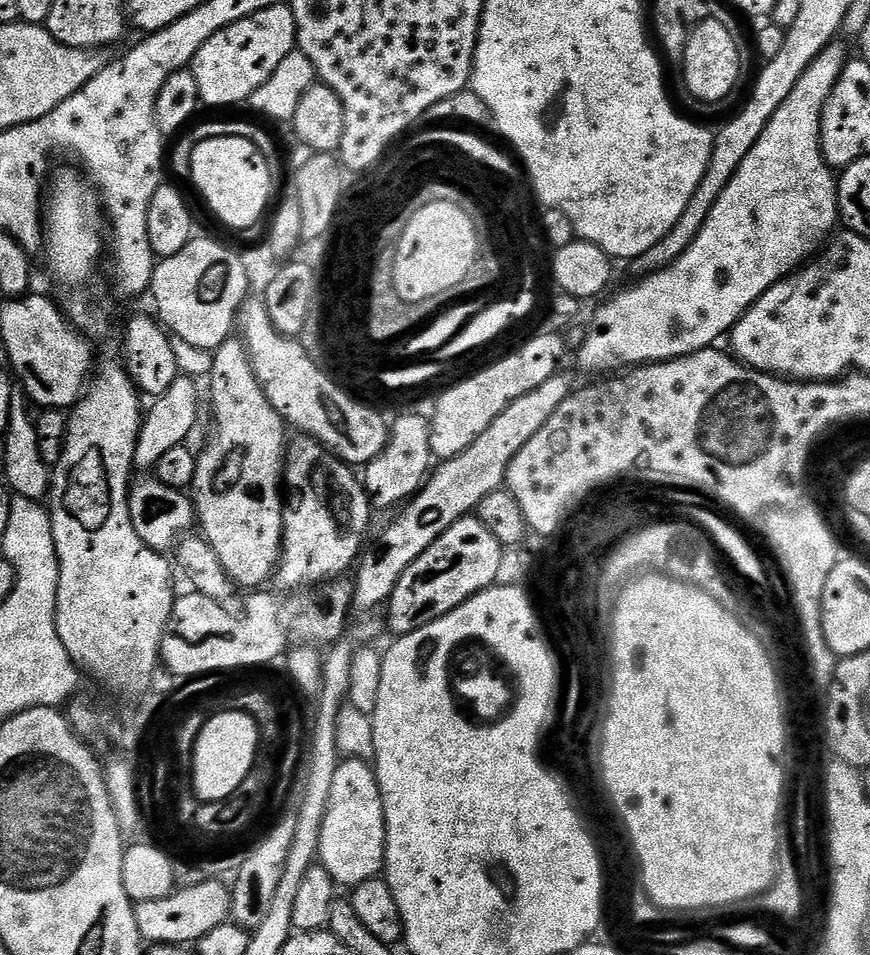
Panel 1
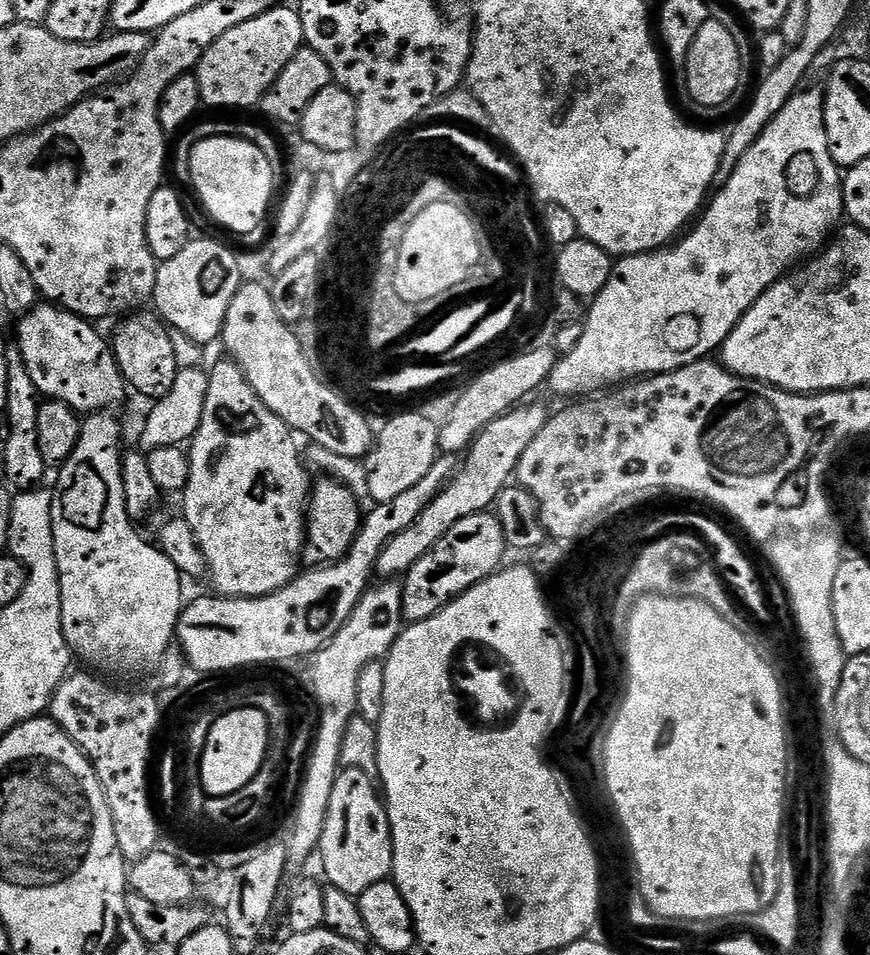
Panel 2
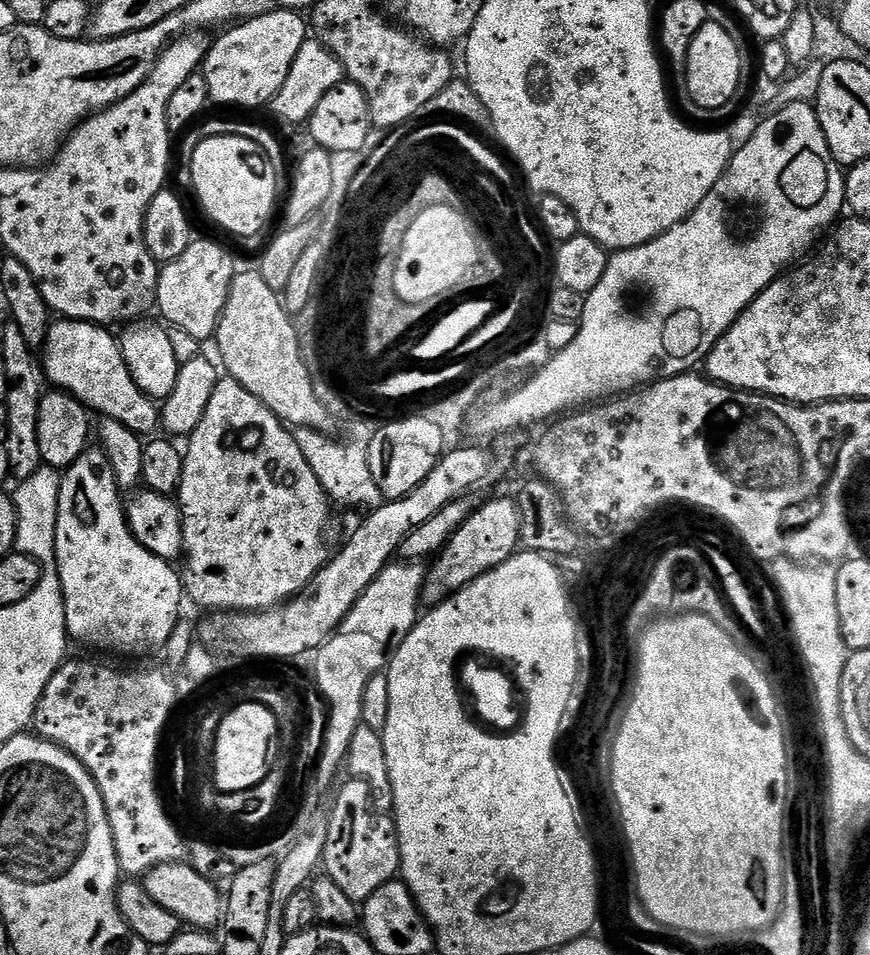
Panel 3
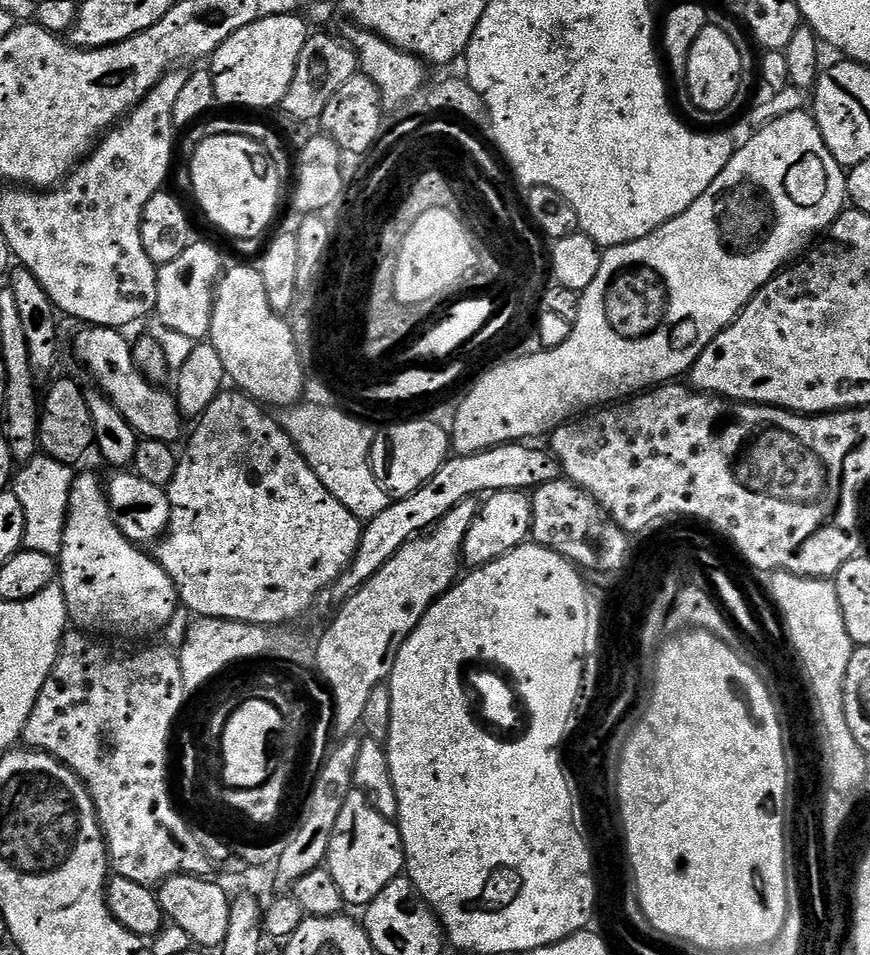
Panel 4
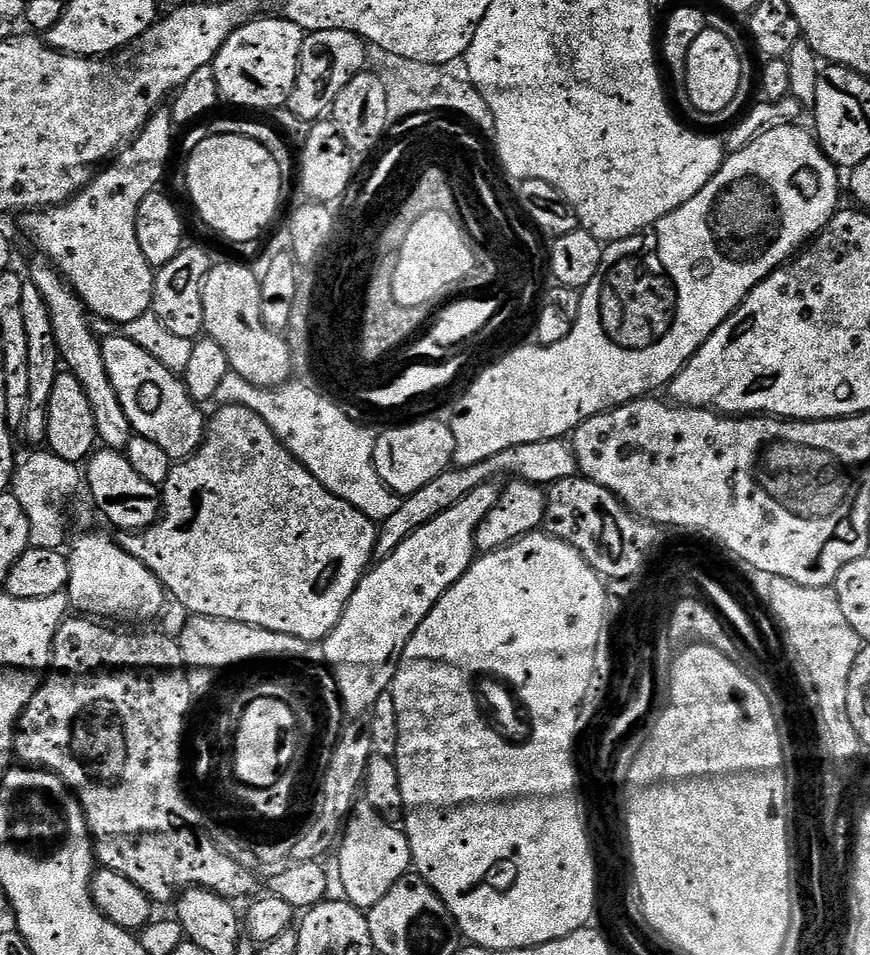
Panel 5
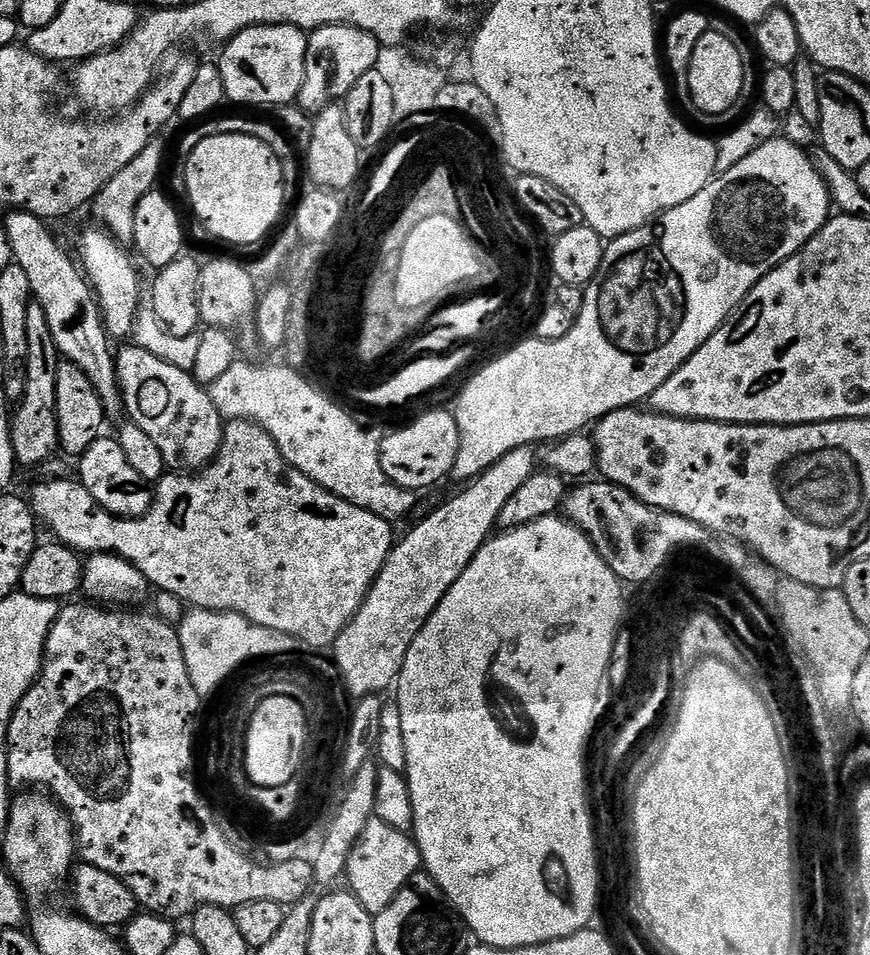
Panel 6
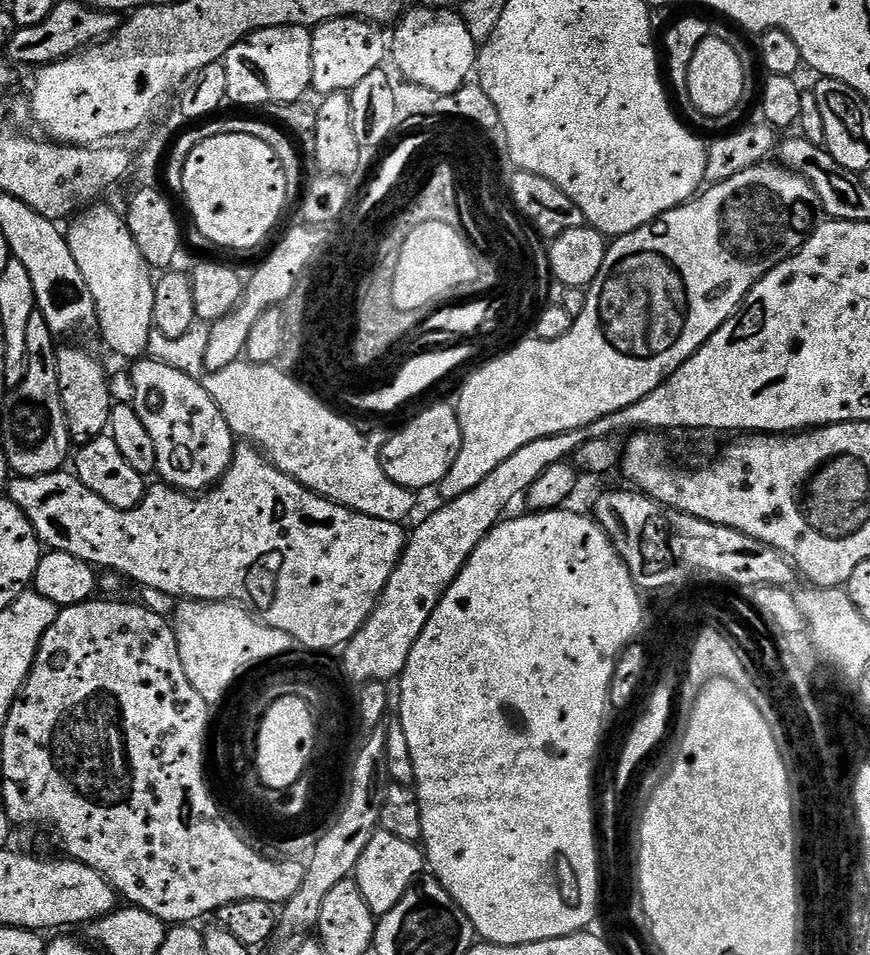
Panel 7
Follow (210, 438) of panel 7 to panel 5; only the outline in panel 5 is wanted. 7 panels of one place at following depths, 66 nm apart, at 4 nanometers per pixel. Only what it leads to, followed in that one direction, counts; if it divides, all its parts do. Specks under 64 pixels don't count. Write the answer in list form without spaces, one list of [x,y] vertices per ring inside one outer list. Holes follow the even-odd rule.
[[[104,336],[103,350],[114,390],[120,393],[126,417],[132,423],[135,435],[150,438],[166,450],[174,462],[183,462],[200,449],[206,431],[206,412],[192,399],[191,393],[177,373],[171,372],[158,358],[146,354],[138,342],[129,336]]]

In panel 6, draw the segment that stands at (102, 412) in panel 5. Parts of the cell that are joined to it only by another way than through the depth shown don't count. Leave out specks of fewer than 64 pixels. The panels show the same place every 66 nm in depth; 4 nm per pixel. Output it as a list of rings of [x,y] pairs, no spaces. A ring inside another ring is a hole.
[[[9,211],[4,218],[15,263],[22,266],[30,281],[33,299],[46,311],[51,334],[61,357],[72,363],[94,383],[102,400],[105,417],[112,420],[125,411],[123,389],[116,372],[111,339],[104,325],[99,301],[79,265],[68,256],[45,221],[29,212]]]

